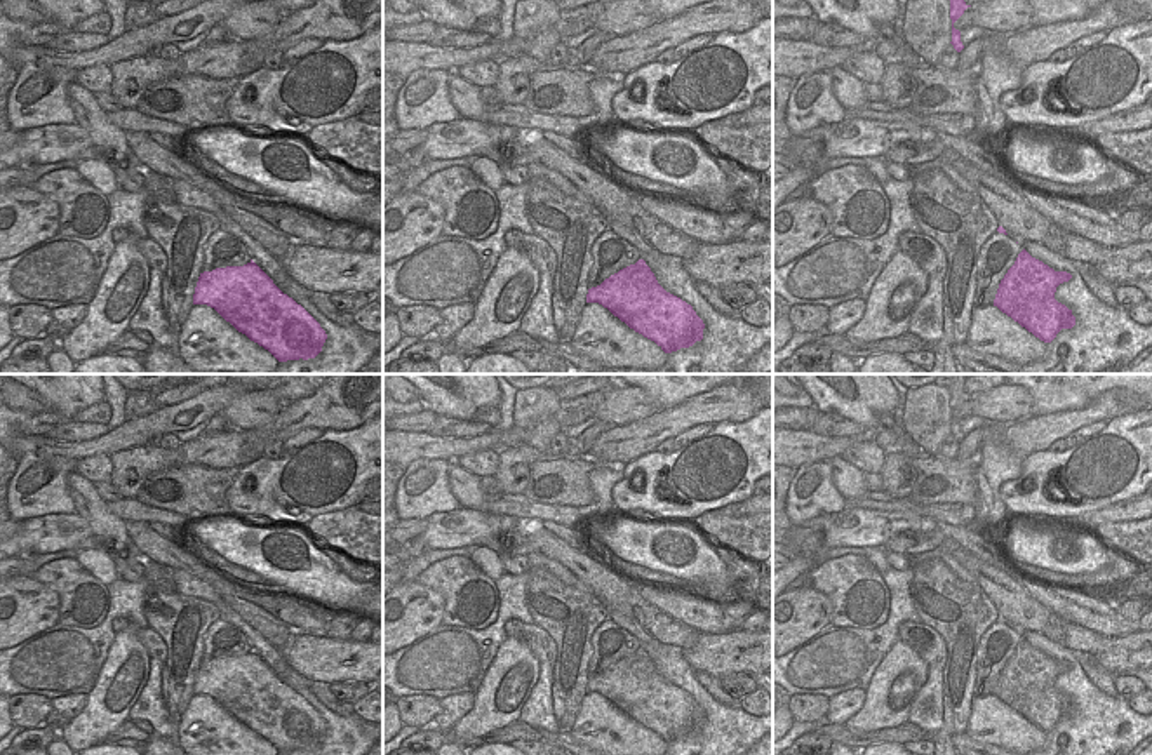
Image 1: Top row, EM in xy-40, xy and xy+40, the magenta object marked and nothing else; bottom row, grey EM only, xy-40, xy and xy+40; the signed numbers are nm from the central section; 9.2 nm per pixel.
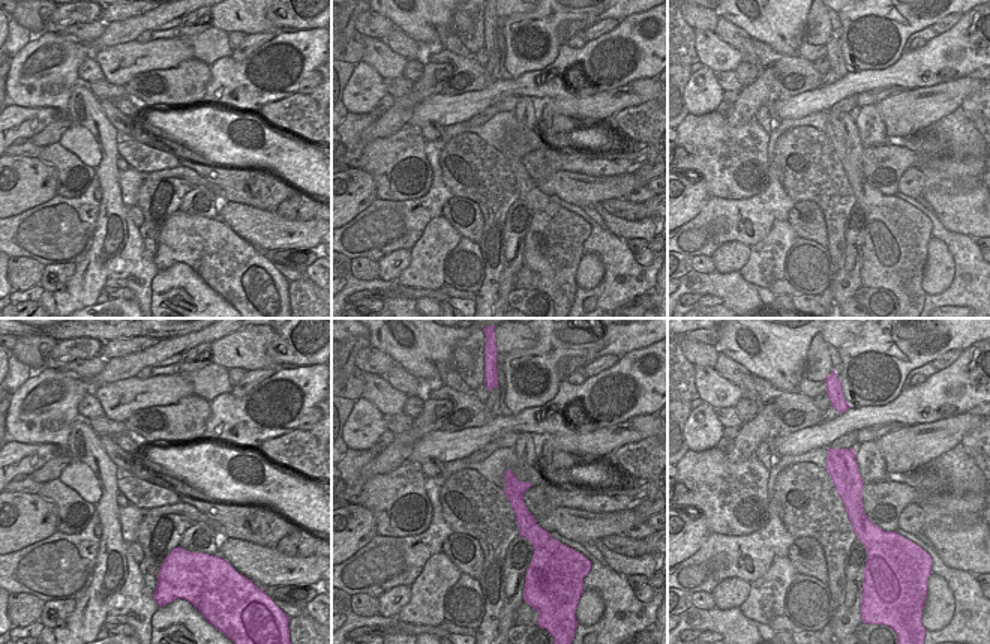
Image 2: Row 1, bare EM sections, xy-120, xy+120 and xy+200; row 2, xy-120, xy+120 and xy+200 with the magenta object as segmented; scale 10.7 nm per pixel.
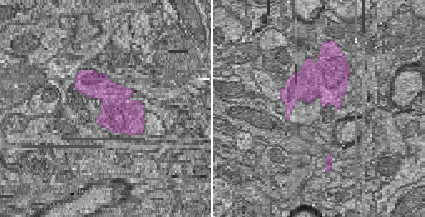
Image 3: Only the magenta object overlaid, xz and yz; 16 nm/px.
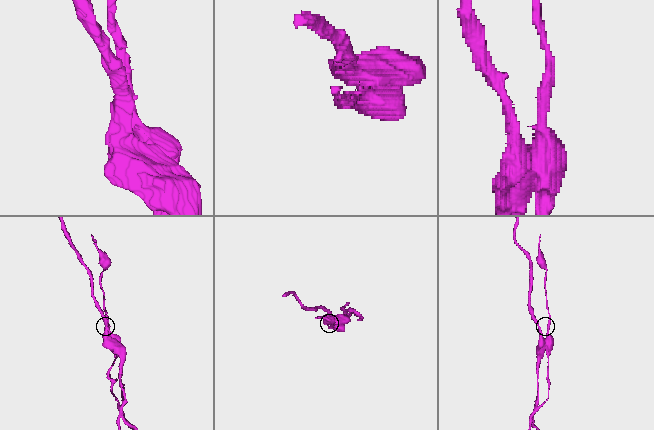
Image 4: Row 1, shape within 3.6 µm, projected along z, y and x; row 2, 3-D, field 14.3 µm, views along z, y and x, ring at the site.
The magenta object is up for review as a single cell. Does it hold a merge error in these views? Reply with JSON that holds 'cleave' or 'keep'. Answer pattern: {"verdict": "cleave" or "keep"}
{"verdict": "cleave"}

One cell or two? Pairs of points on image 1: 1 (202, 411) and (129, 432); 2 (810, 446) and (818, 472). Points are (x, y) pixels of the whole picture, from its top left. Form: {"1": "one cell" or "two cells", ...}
{"1": "one cell", "2": "two cells"}

